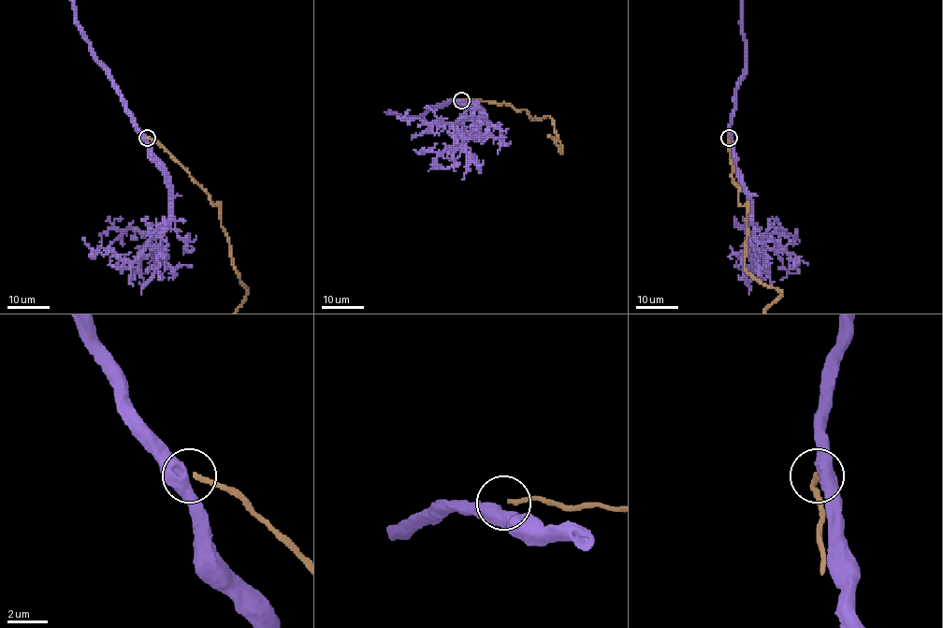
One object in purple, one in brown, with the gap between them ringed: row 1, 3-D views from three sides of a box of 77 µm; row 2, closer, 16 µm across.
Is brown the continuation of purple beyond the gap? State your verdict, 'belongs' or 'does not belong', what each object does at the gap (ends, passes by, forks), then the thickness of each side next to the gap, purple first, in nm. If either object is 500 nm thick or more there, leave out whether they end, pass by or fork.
does not belong; 550 nm thick on the purple side, 200 nm on the other

